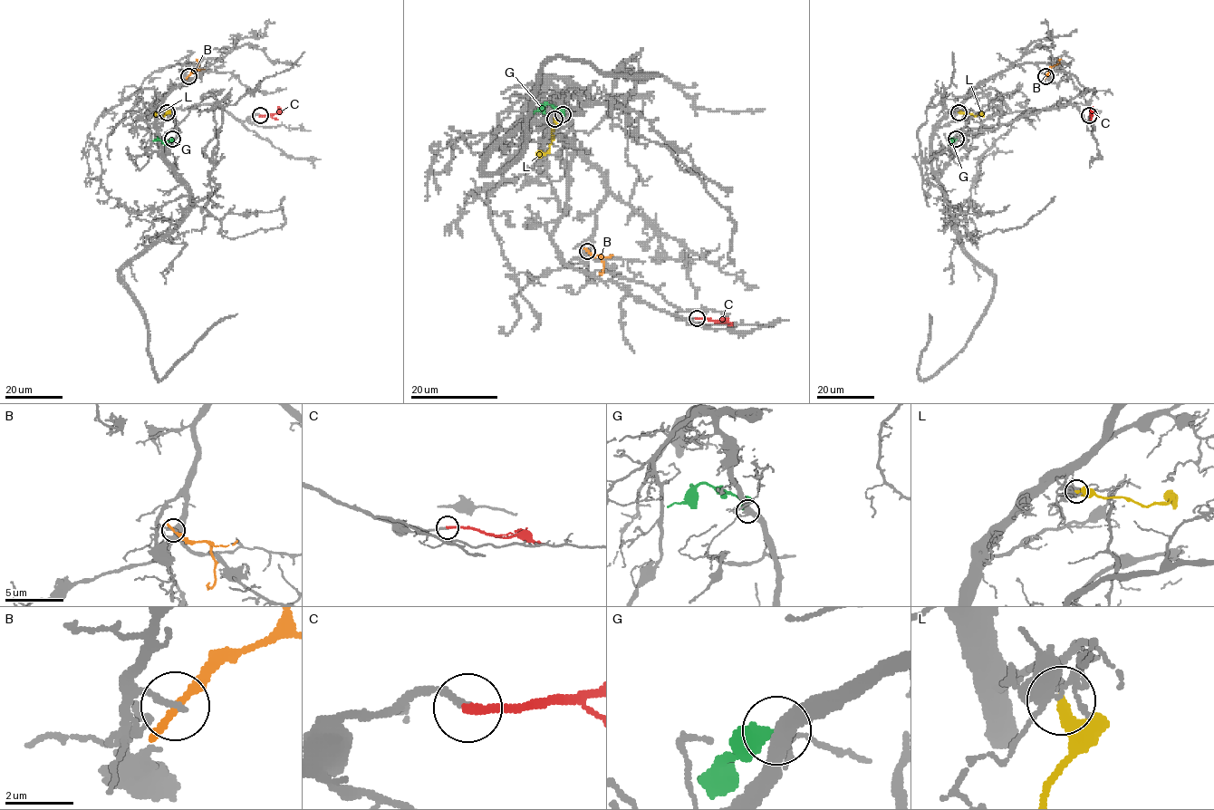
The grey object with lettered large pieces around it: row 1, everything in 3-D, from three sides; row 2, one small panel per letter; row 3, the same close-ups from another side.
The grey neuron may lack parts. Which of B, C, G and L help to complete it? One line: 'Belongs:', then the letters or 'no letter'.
Belongs: C

